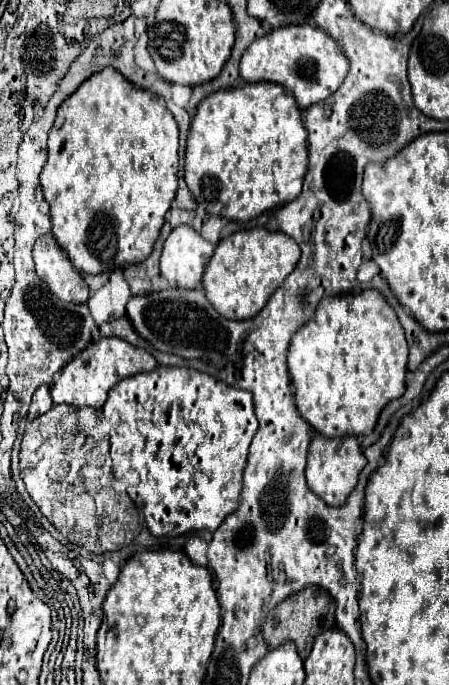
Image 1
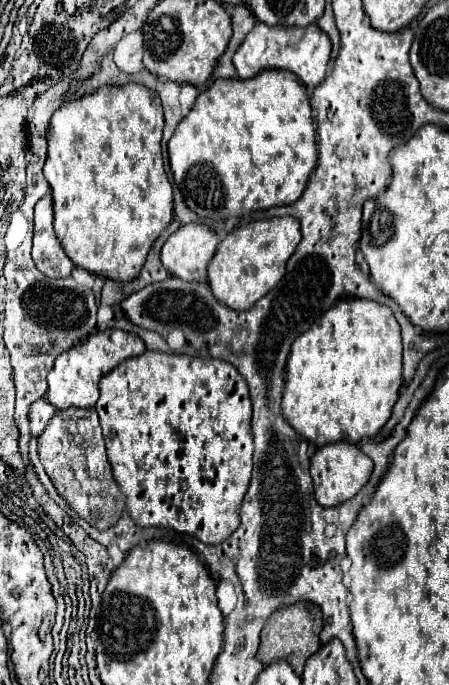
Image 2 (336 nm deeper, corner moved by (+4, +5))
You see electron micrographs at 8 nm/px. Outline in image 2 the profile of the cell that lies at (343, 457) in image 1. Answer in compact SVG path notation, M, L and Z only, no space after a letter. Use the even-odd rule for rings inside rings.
M332 443L320 447L310 459L310 475L314 481L314 497L322 507L334 507L352 499L370 479L372 459L360 451L354 443Z

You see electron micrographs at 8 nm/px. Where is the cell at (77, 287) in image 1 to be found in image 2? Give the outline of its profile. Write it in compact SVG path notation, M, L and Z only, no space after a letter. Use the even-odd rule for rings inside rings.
M48 193L34 207L32 259L44 275L48 275L52 279L64 279L64 277L70 277L74 263L66 257L66 253L54 233L52 223L54 223L54 209L52 209L52 197Z

